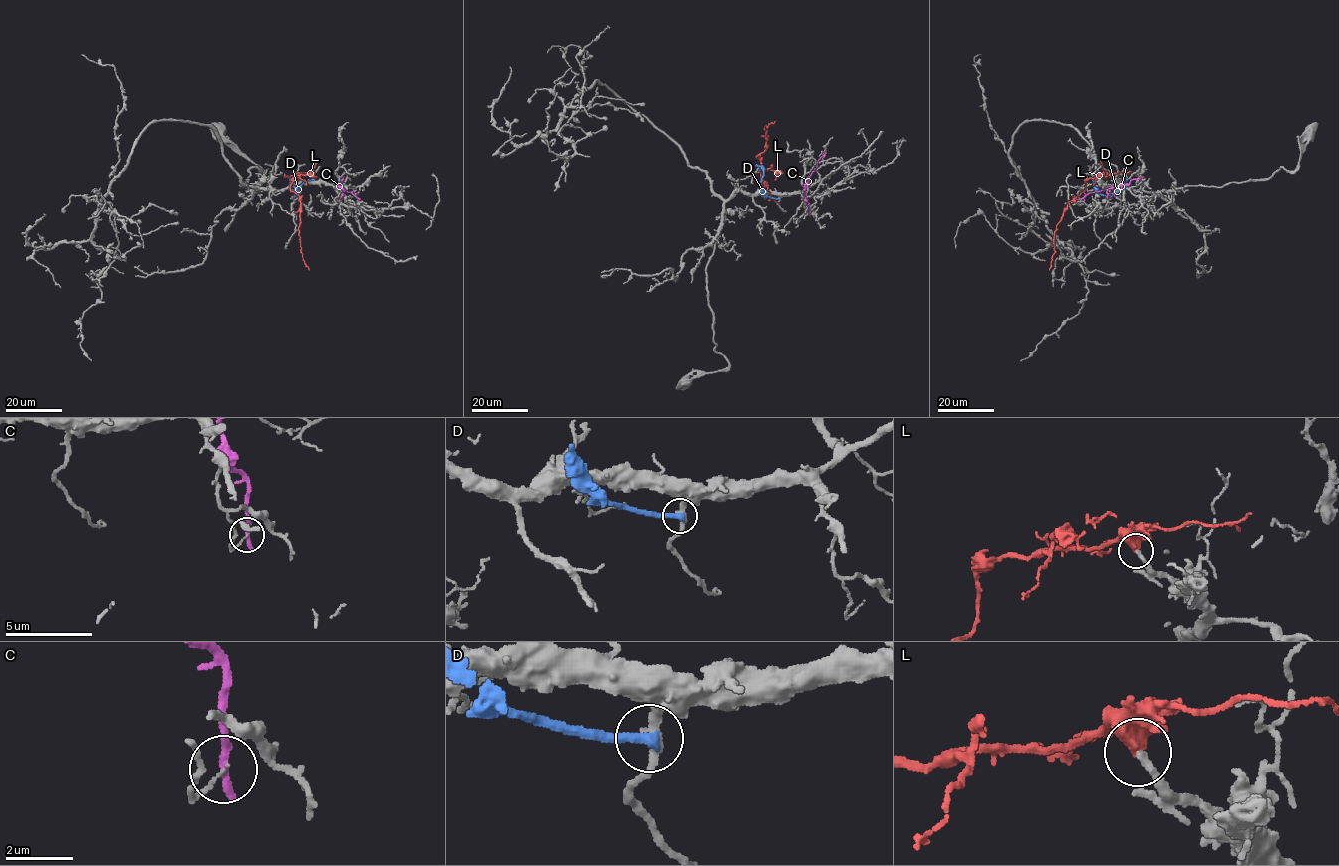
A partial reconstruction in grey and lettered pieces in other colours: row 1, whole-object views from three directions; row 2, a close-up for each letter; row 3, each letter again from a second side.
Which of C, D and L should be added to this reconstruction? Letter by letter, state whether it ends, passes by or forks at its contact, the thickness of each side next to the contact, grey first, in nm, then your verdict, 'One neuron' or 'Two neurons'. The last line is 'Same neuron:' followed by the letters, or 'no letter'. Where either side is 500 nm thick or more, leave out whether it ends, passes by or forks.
C: It ends there. Thickness 110 nm (grey) against 320 nm. Two neurons
D: It ends there. Thickness 240 nm (grey) against 340 nm. Two neurons
L: Thickness 260 nm (grey) against 650 nm. One neuron
Same neuron: L

